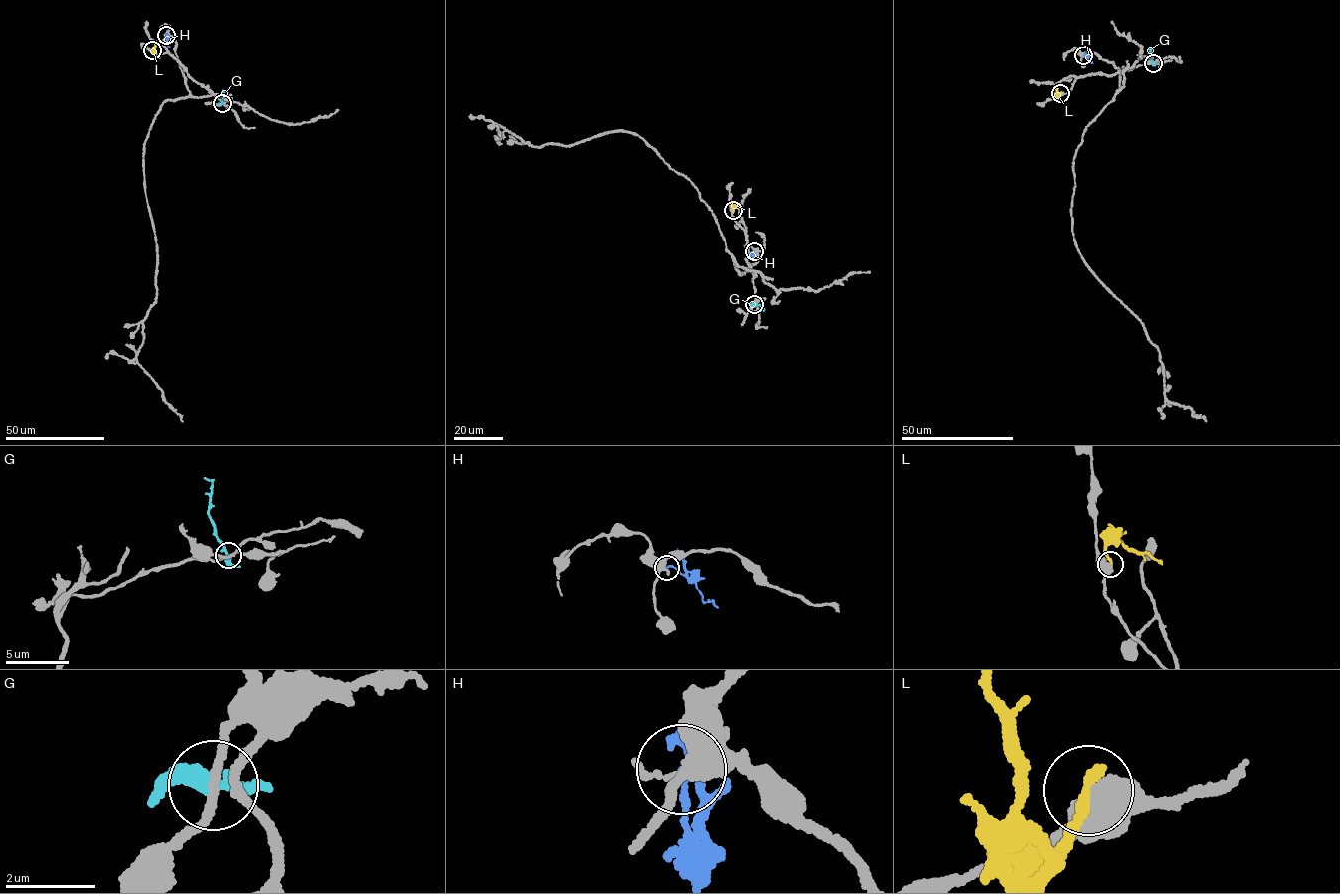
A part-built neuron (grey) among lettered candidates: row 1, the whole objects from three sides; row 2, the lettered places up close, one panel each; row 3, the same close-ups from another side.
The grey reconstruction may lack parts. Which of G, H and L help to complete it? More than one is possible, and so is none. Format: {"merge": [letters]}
{"merge": []}

